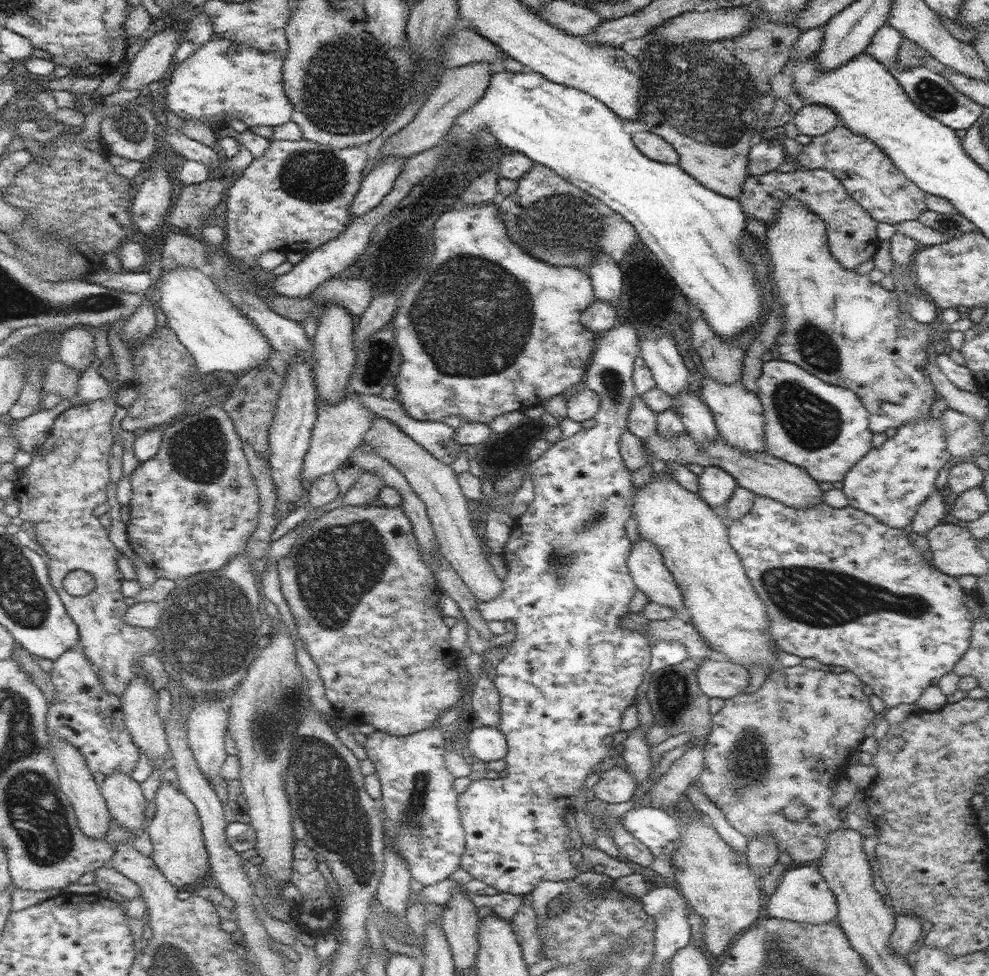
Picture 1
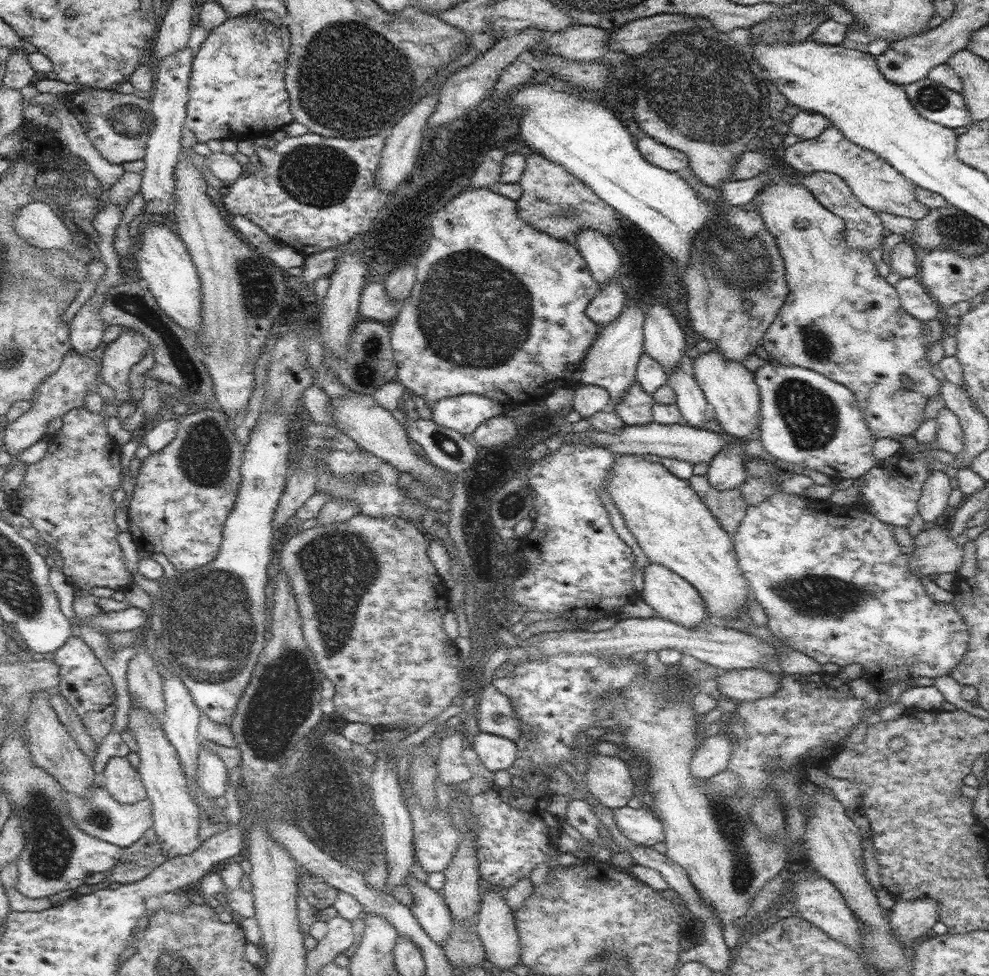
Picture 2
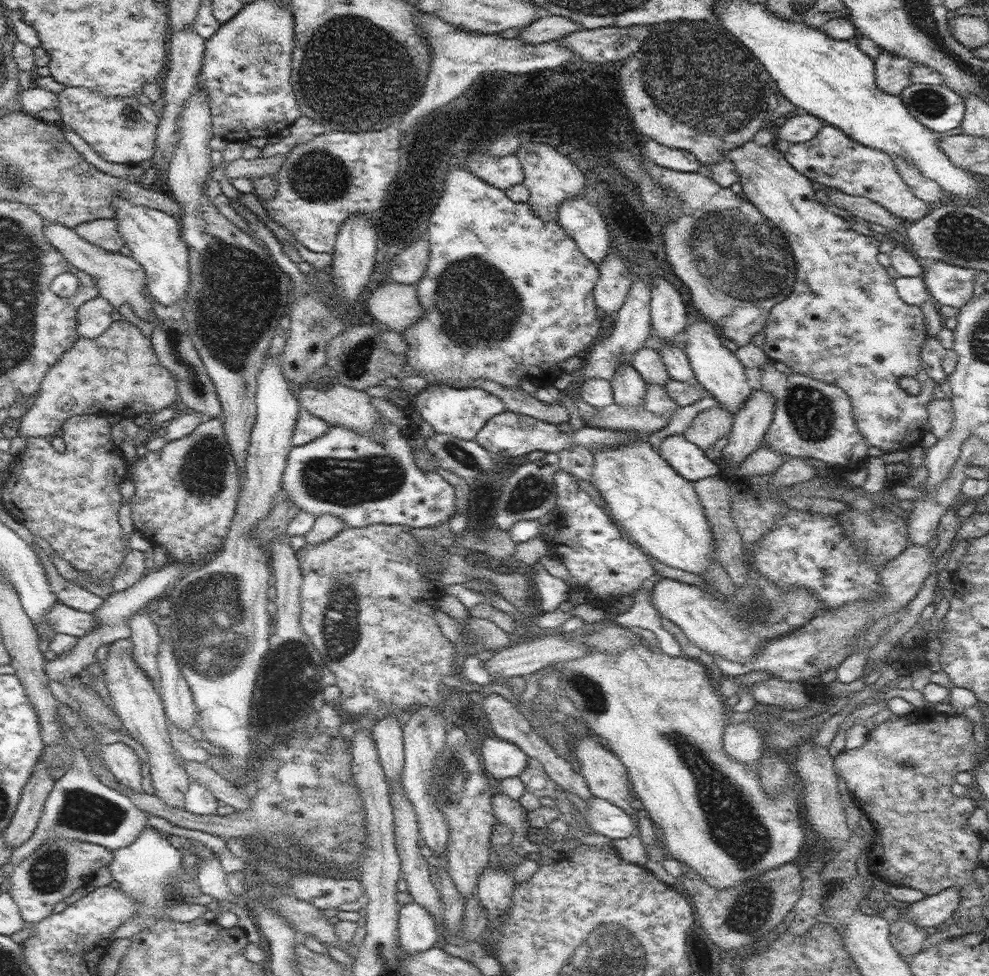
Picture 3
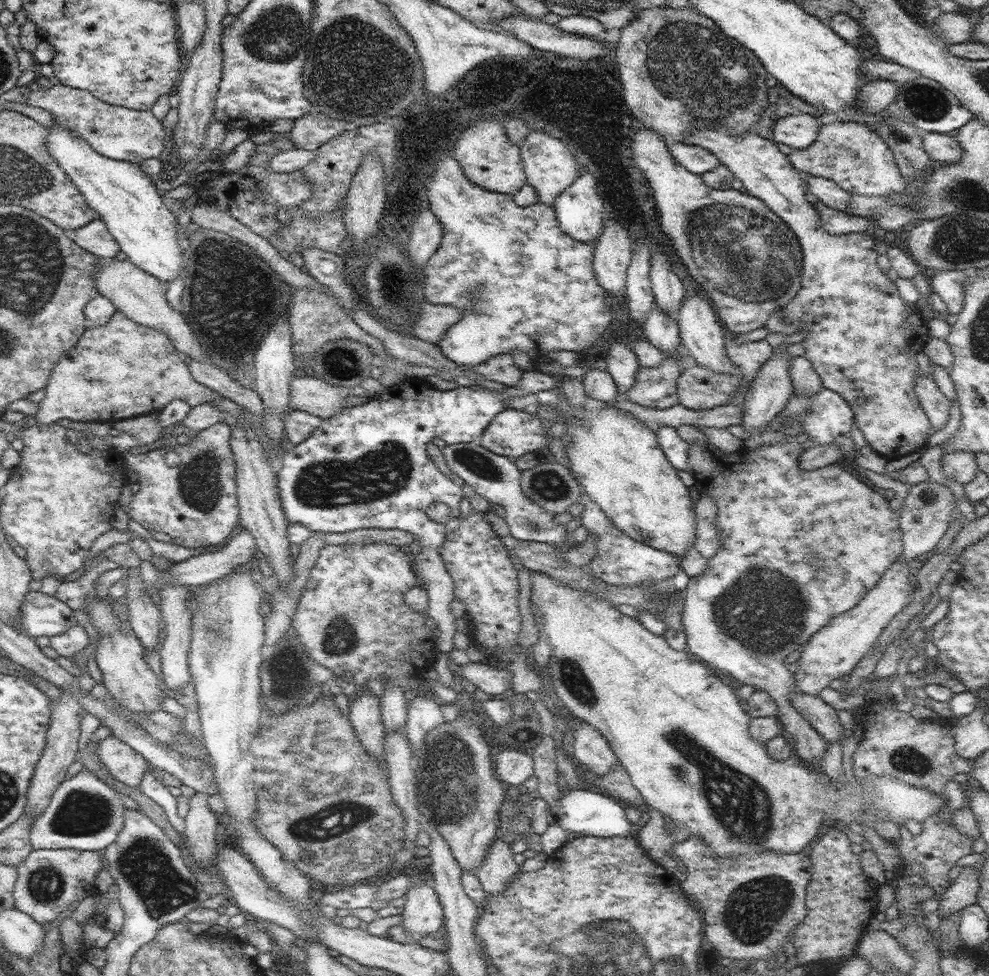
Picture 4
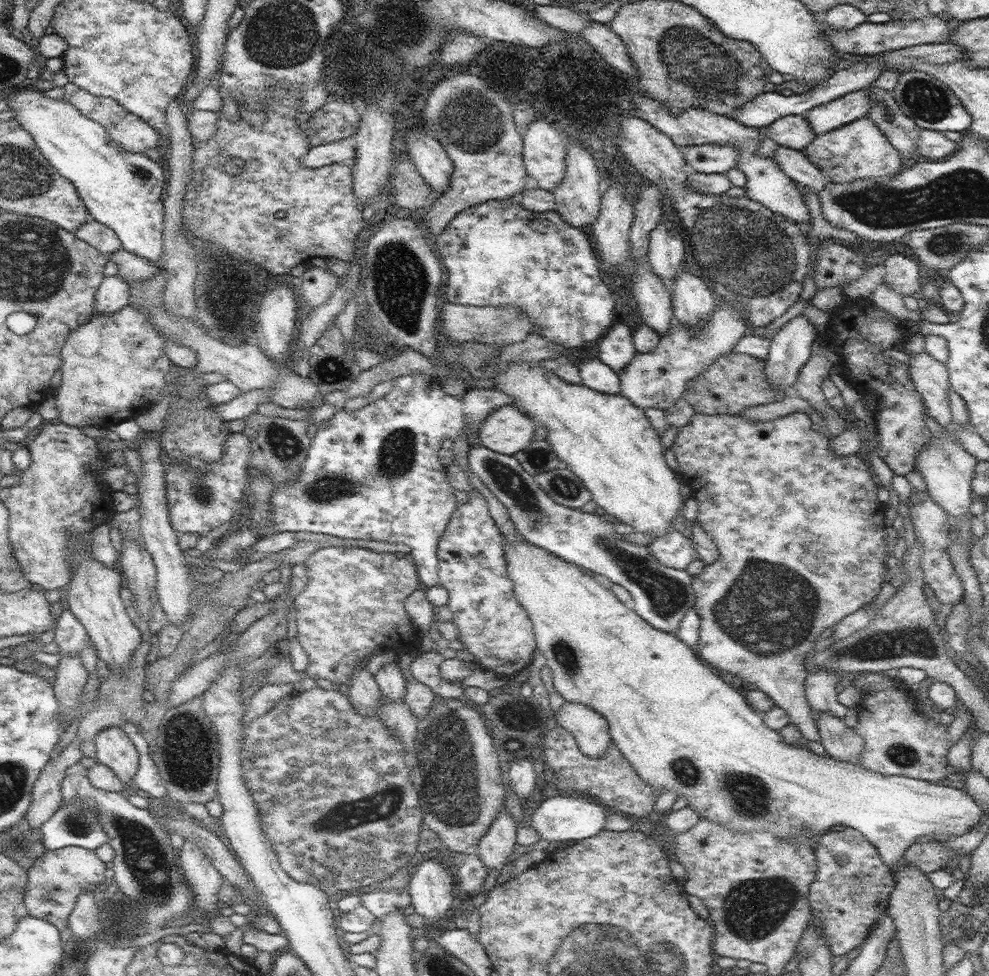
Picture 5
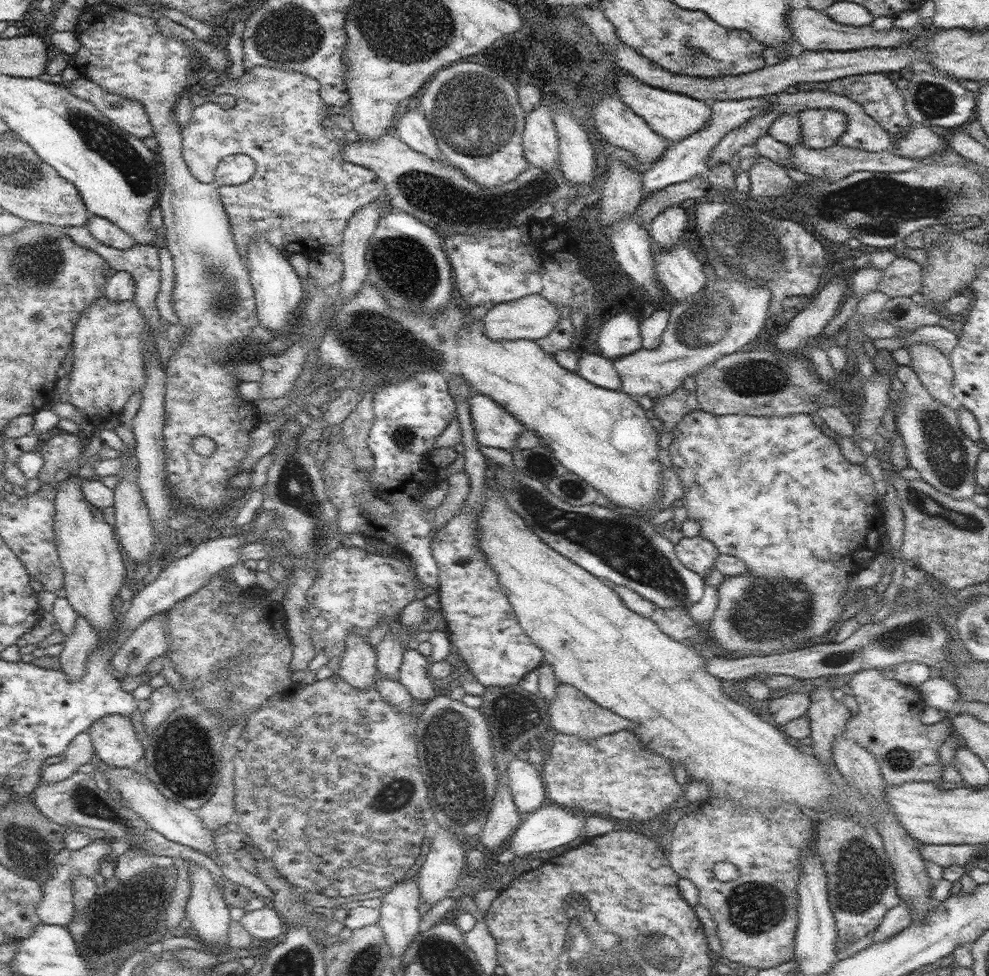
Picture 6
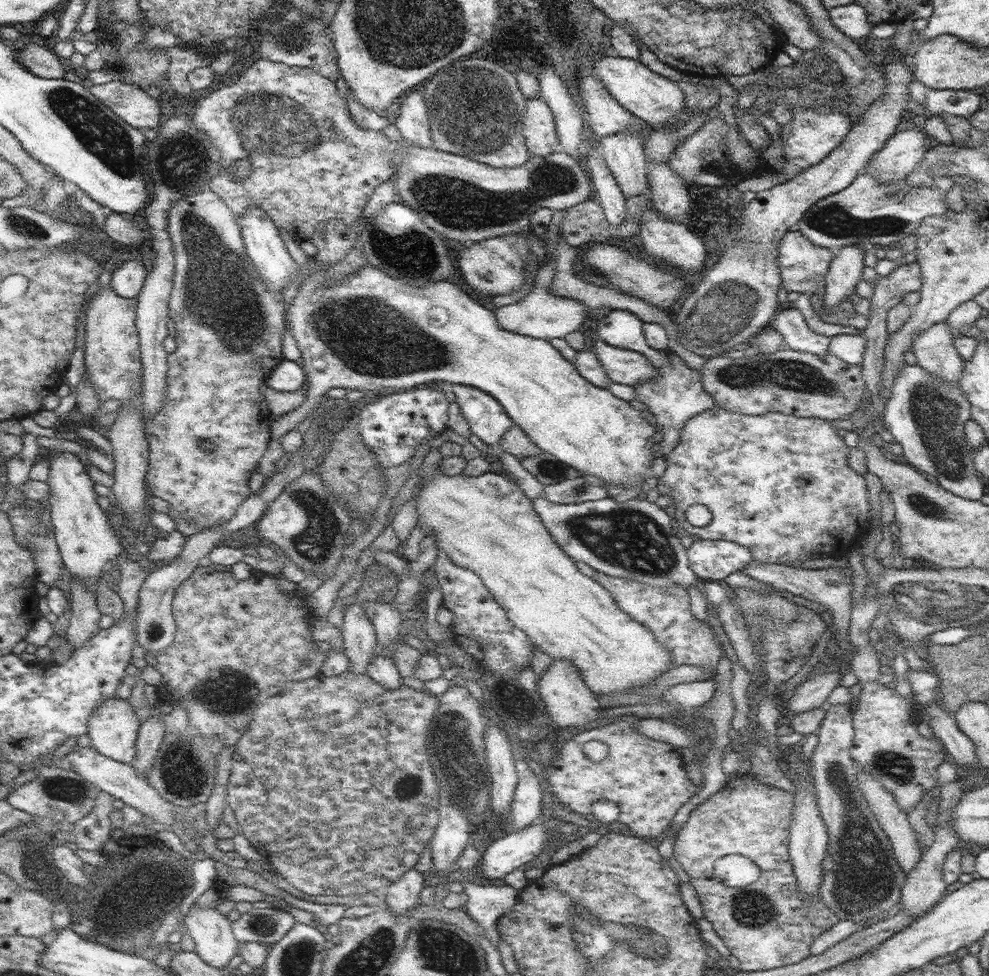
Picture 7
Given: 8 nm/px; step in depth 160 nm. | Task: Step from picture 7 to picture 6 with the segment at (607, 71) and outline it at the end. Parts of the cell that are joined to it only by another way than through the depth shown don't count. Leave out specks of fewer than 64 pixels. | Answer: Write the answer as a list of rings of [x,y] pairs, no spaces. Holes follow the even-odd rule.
[[[622,71],[615,84],[622,100],[652,128],[653,132],[662,136],[665,140],[678,143],[692,136],[694,132],[700,132],[708,128],[711,117],[711,103],[692,98],[677,92],[670,92],[640,82],[630,73]]]

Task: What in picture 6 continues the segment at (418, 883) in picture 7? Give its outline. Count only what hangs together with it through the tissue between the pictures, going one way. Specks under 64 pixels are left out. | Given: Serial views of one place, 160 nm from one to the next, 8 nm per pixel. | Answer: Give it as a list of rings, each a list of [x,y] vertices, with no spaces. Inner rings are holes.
[[[408,879],[401,883],[402,884],[394,886],[394,888],[383,897],[379,908],[381,915],[378,922],[384,931],[384,936],[391,948],[392,956],[402,956],[404,952],[407,952],[411,940],[424,926],[421,920],[422,915],[418,913],[421,898],[420,890],[418,890],[418,879]]]

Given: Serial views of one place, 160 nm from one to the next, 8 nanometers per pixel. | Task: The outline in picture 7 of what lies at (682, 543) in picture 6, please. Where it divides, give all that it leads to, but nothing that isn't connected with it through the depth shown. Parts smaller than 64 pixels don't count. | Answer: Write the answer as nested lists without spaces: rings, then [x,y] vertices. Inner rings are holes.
[[[694,538],[687,553],[690,568],[701,580],[723,582],[732,572],[756,561],[750,548],[736,541]]]

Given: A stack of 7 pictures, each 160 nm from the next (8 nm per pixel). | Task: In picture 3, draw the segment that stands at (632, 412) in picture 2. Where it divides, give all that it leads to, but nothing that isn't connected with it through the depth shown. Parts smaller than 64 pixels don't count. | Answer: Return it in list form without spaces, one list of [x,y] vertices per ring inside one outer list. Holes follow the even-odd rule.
[[[632,364],[618,365],[613,374],[611,385],[614,404],[618,404],[620,408],[644,407],[648,384]]]

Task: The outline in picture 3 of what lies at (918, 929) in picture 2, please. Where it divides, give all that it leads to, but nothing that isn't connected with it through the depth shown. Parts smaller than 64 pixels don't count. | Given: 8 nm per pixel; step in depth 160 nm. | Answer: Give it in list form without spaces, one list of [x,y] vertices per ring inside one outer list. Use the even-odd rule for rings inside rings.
[[[948,888],[939,894],[926,896],[906,907],[907,921],[914,921],[925,928],[943,927],[960,906],[960,888]]]

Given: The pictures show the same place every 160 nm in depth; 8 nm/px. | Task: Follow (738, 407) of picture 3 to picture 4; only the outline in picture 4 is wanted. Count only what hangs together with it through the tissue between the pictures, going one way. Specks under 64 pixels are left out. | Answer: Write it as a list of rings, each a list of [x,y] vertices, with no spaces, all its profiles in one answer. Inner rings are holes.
[[[695,293],[685,298],[676,317],[683,352],[693,356],[701,367],[711,368],[717,373],[733,373],[731,370],[734,364],[725,349],[727,331],[720,322],[707,295]]]

